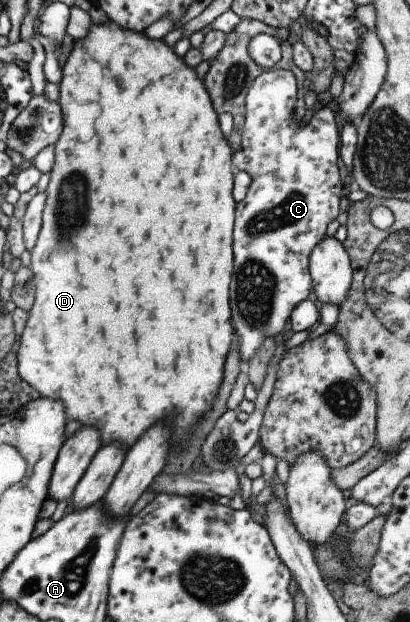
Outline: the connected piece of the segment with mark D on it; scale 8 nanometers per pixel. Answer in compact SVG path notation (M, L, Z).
M101 23L101 25L93 25L89 27L87 35L79 41L73 41L73 47L69 51L69 57L65 63L63 63L62 77L58 84L58 99L59 108L61 111L62 131L54 144L54 163L49 171L49 184L44 191L46 201L42 210L42 217L40 220L40 229L33 249L31 249L31 263L29 269L33 275L33 287L34 298L32 305L25 308L27 320L25 321L21 335L17 339L17 352L16 352L16 373L21 379L25 381L31 389L33 389L39 397L43 399L53 399L53 401L61 401L63 405L63 411L65 413L65 421L76 420L80 423L81 427L95 427L97 425L97 433L99 433L100 445L107 445L107 443L119 443L123 449L128 450L143 435L143 431L147 431L149 425L153 425L157 419L165 419L165 417L171 417L175 427L169 427L171 429L171 435L169 435L169 449L167 451L181 451L185 449L187 441L191 441L191 429L193 425L201 419L201 415L211 407L213 399L217 393L217 387L221 385L221 379L223 378L223 365L225 363L225 357L229 353L230 345L232 343L233 329L229 325L229 299L227 299L227 285L229 285L229 277L231 277L231 227L233 227L233 199L231 199L231 179L233 179L233 173L231 173L231 149L229 149L229 143L223 139L221 131L219 131L219 125L217 125L217 114L213 111L207 91L203 87L202 79L199 79L195 75L194 69L187 67L182 57L177 57L173 52L173 48L167 47L162 40L147 39L143 32L135 33L135 31L125 31L121 27L117 27L115 23Z

